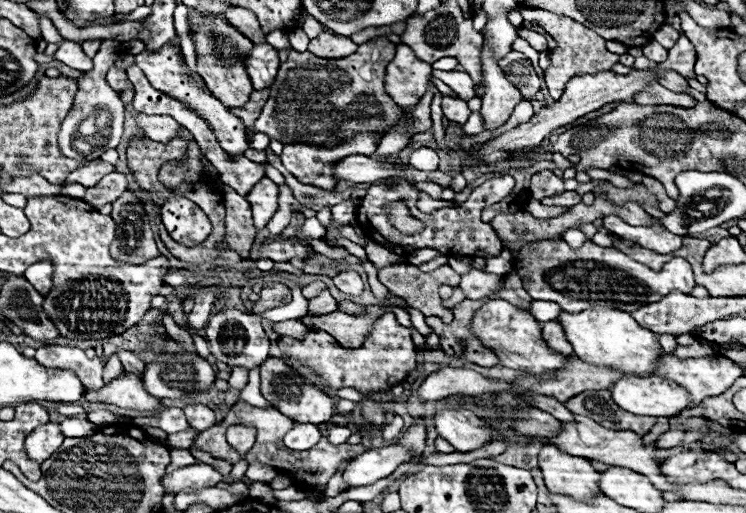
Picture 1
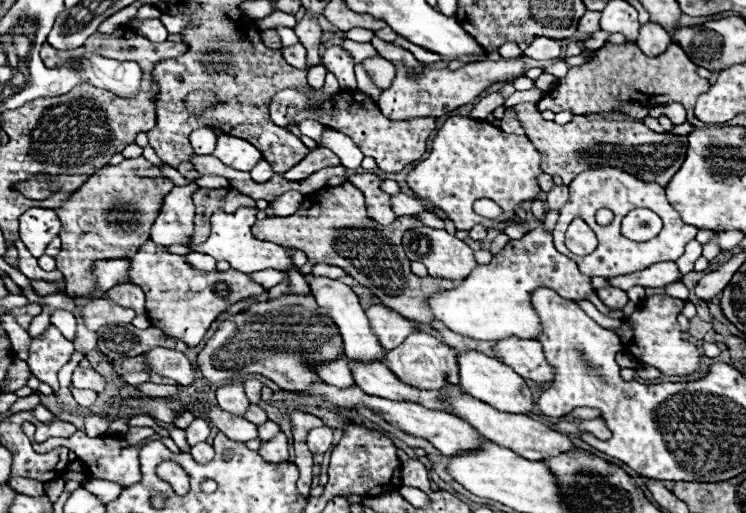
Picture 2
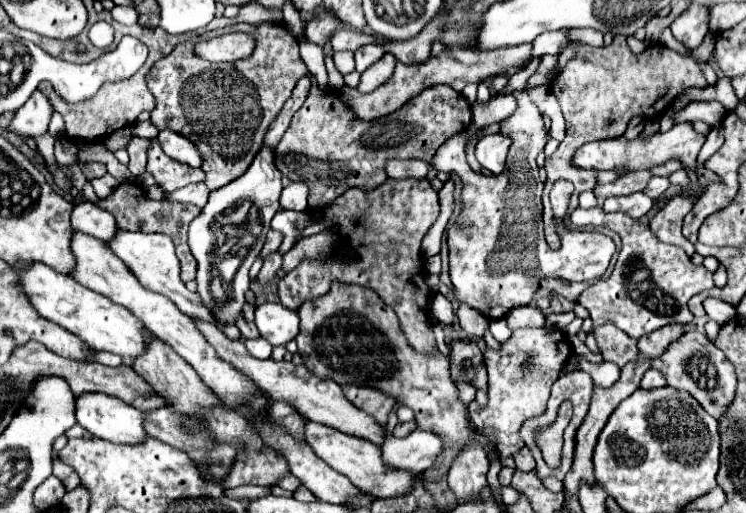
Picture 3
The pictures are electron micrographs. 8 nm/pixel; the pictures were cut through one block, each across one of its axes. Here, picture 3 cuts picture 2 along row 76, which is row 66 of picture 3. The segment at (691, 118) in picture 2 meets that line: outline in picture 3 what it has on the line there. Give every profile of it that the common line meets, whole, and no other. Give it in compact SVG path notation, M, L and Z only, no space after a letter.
M708 32L704 42L692 50L688 56L682 56L662 44L654 44L646 48L642 54L632 54L626 38L616 36L610 46L592 48L592 46L580 46L574 54L574 58L568 60L564 70L556 74L556 78L550 82L550 92L558 98L564 120L566 120L566 136L560 142L558 150L546 160L546 186L542 194L545 239L551 249L560 248L560 238L556 236L556 226L552 220L552 208L548 200L548 192L552 190L554 182L558 180L570 180L574 184L574 192L570 197L569 213L579 206L578 197L584 190L592 190L596 186L596 174L584 172L570 166L572 152L580 148L580 144L586 144L588 140L608 140L612 136L622 136L628 128L628 122L634 116L640 116L644 120L658 118L658 102L662 102L662 112L672 106L678 94L686 92L688 88L706 88L708 82L702 74L700 62L708 62L716 44L716 34Z

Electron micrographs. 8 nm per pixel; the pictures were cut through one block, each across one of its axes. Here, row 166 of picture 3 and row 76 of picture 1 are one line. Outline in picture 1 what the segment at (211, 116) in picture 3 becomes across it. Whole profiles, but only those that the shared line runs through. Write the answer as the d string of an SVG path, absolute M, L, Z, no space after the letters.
M190 8L188 22L194 28L192 40L194 40L196 54L198 54L196 72L204 78L210 92L226 108L236 108L236 106L246 104L250 98L250 92L254 90L248 74L246 74L246 68L244 68L244 60L246 60L248 52L252 50L252 42L246 36L242 36L236 28L232 28L226 22L224 14L218 14L218 18L204 18L204 16L200 16L198 10Z

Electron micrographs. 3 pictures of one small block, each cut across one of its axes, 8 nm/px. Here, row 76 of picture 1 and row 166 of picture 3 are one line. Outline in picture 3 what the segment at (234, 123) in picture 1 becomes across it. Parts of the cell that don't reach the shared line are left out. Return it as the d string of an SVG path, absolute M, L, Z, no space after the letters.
M152 140L152 148L148 150L148 166L146 170L156 178L156 182L166 190L174 192L178 188L184 188L192 182L202 182L204 172L200 168L192 168L186 164L180 164L166 156L158 144L158 140Z

